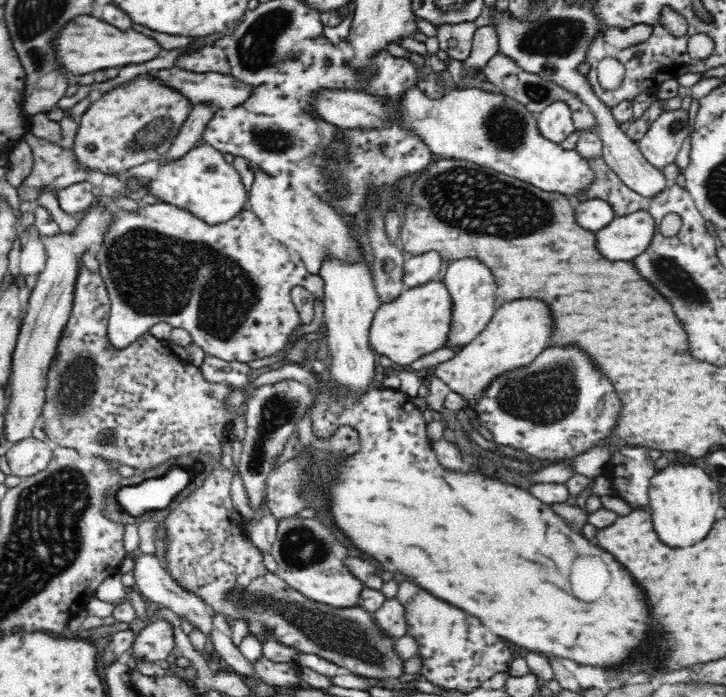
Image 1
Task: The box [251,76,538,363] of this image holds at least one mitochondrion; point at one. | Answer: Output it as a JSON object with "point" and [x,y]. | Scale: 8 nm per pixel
{"point":[504,126]}

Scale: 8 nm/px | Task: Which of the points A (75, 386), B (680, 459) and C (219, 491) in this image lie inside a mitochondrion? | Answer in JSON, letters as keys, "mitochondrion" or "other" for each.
{"A":"mitochondrion","B":"other","C":"other"}

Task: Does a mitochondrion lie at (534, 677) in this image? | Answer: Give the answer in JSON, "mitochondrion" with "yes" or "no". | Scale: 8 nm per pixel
{"mitochondrion":"no"}

